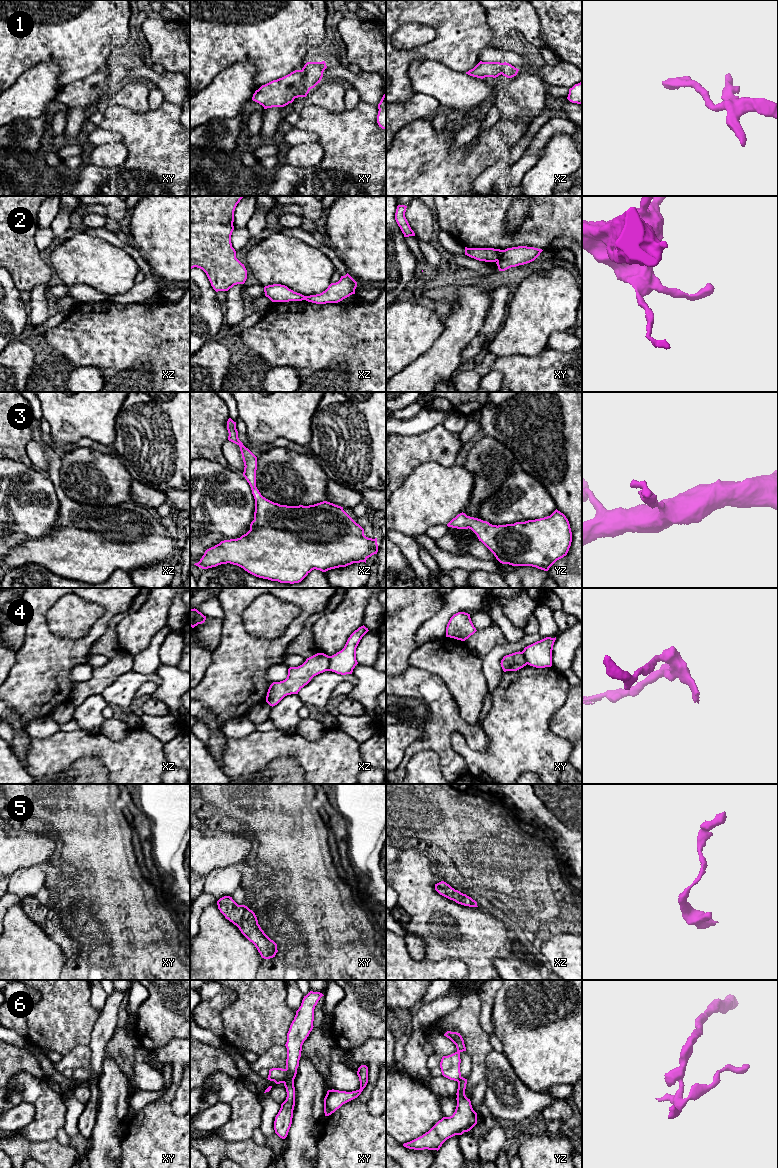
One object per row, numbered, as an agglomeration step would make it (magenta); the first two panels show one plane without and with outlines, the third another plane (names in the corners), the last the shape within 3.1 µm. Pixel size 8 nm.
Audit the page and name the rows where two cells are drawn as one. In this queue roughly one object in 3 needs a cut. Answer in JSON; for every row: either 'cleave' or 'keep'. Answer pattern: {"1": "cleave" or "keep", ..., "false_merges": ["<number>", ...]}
{"1": "keep", "2": "cleave", "3": "keep", "4": "cleave", "5": "keep", "6": "cleave", "false_merges": ["2", "4", "6"]}

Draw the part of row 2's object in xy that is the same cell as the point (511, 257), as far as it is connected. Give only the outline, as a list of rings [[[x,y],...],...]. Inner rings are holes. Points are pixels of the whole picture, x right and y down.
[[[518,246],[502,250],[501,257],[496,264],[499,271],[505,271],[511,267],[524,265],[534,261],[542,252],[542,249]]]

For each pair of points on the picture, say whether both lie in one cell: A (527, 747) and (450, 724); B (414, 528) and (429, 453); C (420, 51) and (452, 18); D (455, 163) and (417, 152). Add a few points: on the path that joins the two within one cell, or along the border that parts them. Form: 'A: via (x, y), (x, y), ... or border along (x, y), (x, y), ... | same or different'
A: border along (485, 733), (486, 735) | different
B: border along (450, 466), (424, 462), (409, 476) | different
C: via (430, 50), (452, 28) | same
D: via (446, 163), (428, 163), (426, 161) | same

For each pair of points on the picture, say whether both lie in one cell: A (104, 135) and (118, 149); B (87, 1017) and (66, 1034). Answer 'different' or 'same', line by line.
A: different
B: same

